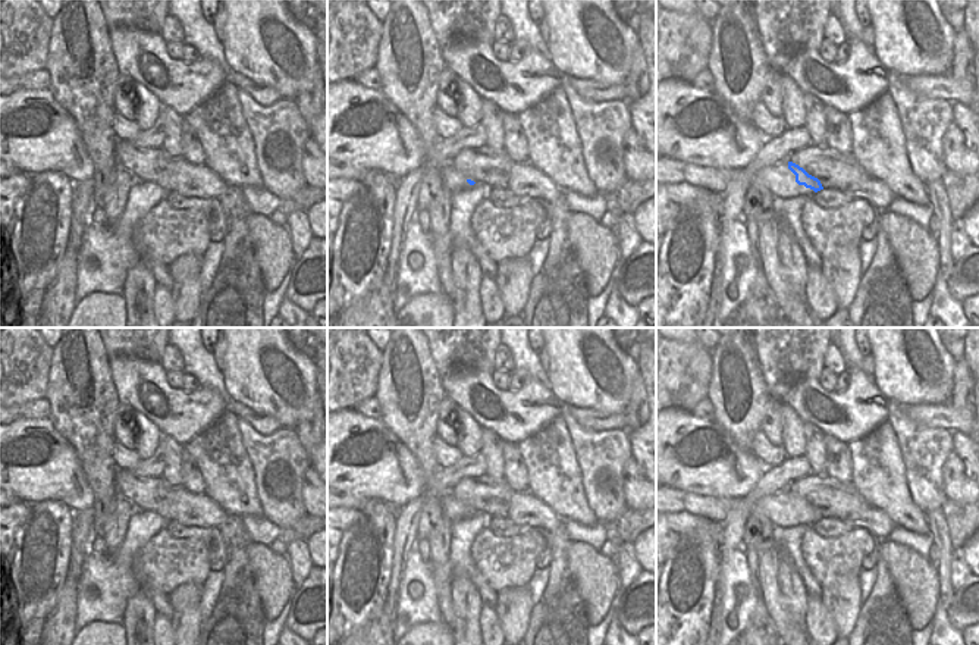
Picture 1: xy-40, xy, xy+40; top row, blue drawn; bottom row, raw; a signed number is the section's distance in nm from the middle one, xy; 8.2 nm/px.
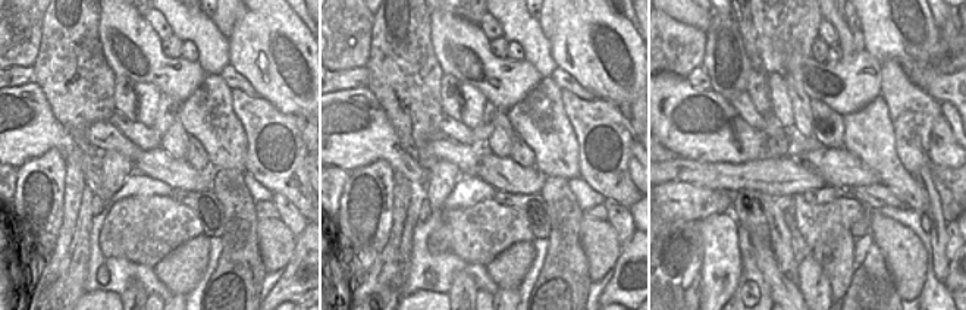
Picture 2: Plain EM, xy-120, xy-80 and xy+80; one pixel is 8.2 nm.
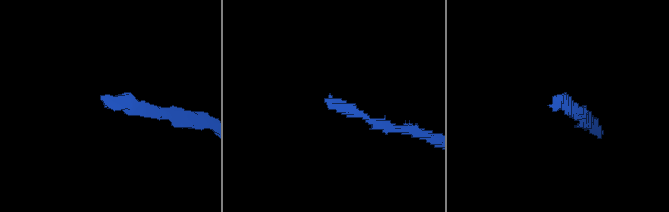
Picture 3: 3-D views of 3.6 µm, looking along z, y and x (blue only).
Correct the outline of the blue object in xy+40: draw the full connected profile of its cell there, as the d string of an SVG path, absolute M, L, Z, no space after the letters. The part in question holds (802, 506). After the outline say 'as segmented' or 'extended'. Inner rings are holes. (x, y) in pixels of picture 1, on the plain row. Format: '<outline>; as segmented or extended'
M788 491L788 498L796 504L796 511L798 514L804 514L806 517L813 519L815 522L823 519L820 510L812 504L809 504L803 497L798 494Z; as segmented

